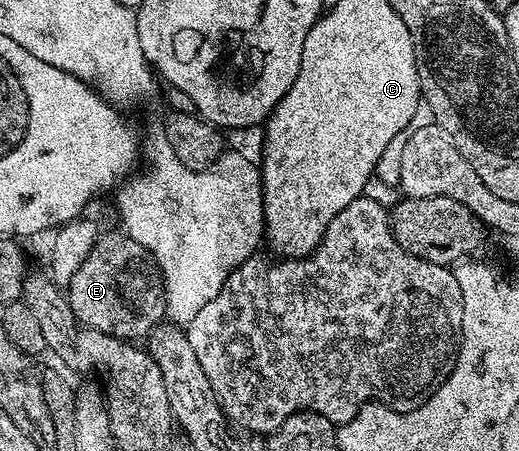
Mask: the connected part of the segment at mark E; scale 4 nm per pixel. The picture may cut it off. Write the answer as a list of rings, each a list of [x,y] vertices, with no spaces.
[[[117,232],[98,235],[83,266],[75,270],[75,278],[67,285],[67,299],[76,323],[78,320],[83,327],[94,328],[101,336],[137,342],[166,319],[165,279],[150,252]]]

